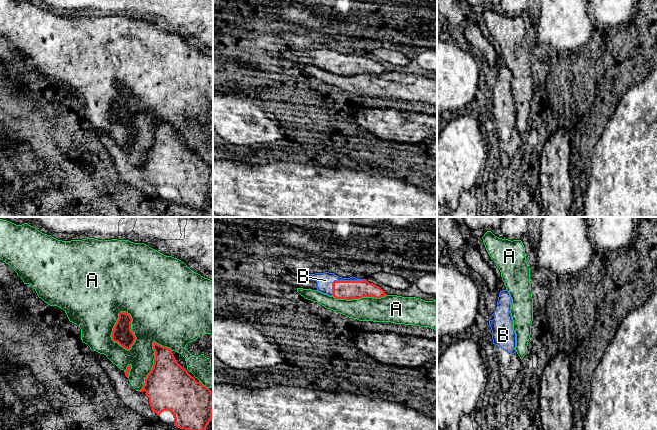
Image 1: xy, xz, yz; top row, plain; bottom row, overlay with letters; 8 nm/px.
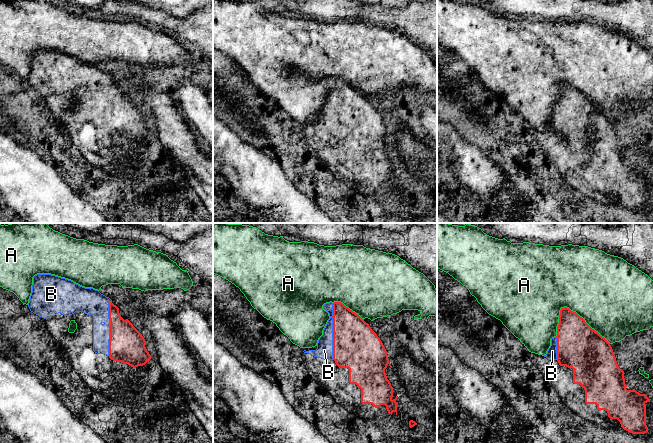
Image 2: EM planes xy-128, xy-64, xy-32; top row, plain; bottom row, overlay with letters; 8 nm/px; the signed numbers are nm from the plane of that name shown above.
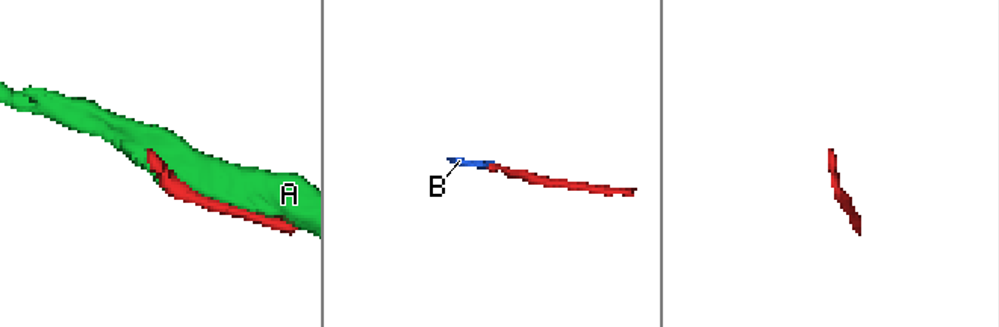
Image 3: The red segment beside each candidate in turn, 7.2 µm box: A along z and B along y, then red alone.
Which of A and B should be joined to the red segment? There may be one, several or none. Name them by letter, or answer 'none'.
B

